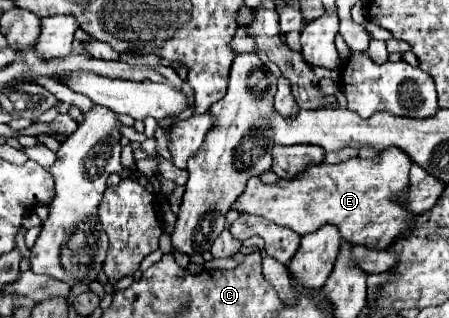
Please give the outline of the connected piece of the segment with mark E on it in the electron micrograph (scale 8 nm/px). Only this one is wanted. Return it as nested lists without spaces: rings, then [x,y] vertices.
[[[388,148],[380,158],[352,158],[342,164],[320,164],[296,178],[280,178],[274,184],[264,184],[260,176],[254,176],[246,182],[244,198],[238,198],[232,204],[232,210],[262,216],[278,226],[292,228],[300,236],[316,232],[326,224],[334,224],[348,244],[386,250],[396,236],[408,230],[410,220],[414,218],[402,204],[390,200],[392,196],[406,196],[410,166],[412,162],[404,152]]]

